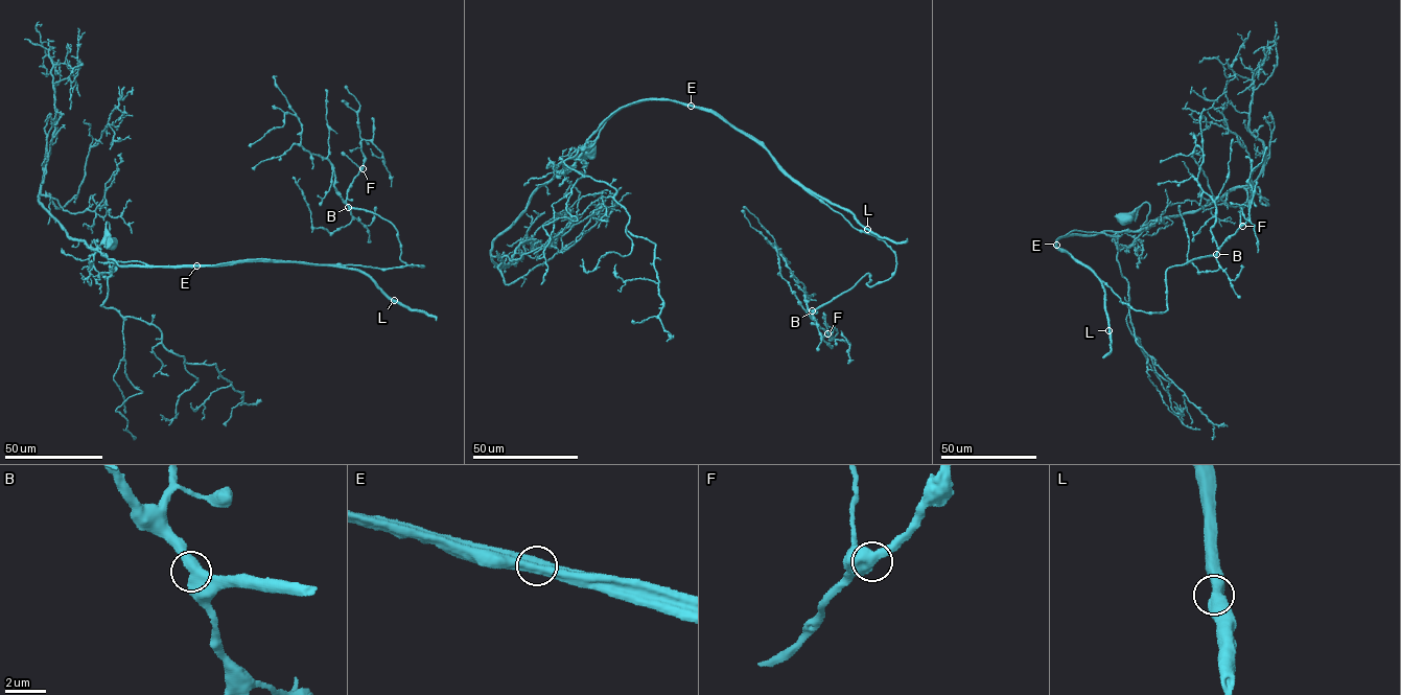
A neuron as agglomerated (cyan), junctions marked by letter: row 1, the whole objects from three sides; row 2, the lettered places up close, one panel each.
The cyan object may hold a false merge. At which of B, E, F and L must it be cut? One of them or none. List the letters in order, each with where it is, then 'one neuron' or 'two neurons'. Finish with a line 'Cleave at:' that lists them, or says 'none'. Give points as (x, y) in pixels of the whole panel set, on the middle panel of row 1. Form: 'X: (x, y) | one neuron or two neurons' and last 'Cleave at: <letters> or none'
B: (812, 310) | one neuron
E: (691, 106) | two neurons
F: (827, 333) | one neuron
L: (867, 229) | one neuron
Cleave at: E

